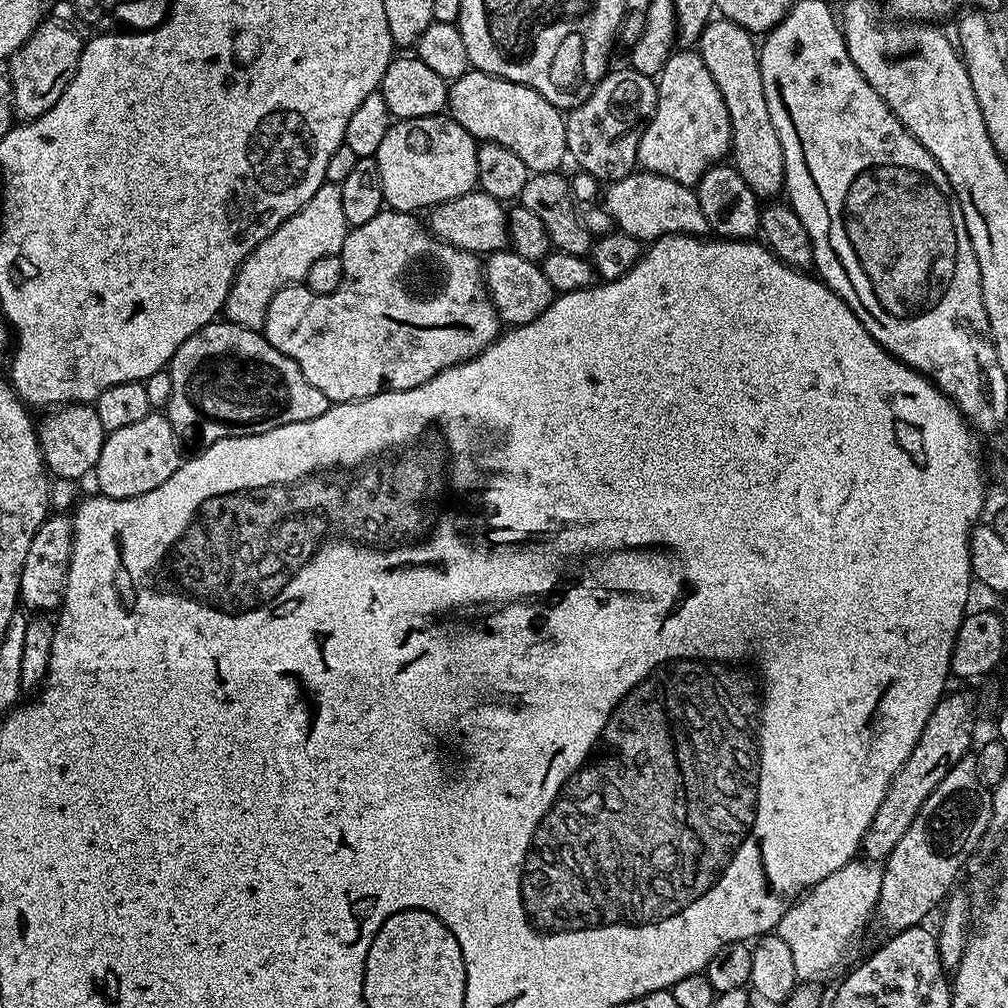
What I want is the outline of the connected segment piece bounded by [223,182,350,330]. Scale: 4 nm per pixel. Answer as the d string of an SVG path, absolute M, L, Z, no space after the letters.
M325 182L274 234L267 236L242 262L236 271L236 281L224 304L223 315L238 326L257 330L263 329L270 300L278 290L289 288L291 284L300 284L306 278L310 266L318 258L339 256L349 234L346 213L342 211L342 190L339 183Z

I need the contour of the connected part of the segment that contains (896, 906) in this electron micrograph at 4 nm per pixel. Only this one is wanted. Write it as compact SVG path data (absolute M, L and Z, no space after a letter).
M975 759L959 760L946 778L934 786L934 794L922 802L914 822L910 822L910 830L898 838L898 846L883 861L882 890L878 894L875 919L880 919L892 932L923 925L927 921L924 919L932 911L935 913L953 891L952 883L960 867L979 846L991 822L992 793L976 773Z

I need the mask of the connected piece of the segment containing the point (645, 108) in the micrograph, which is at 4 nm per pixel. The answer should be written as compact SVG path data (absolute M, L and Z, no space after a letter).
M624 66L602 77L596 89L585 98L584 105L567 113L564 125L568 156L576 159L575 167L579 171L598 178L602 176L601 172L608 172L617 164L631 162L639 136L644 132L644 121L656 108L656 86L657 81L653 77Z

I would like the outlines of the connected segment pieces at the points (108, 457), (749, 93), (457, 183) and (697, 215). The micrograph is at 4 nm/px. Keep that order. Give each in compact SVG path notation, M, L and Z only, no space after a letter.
M149 414L142 418L142 422L133 422L131 426L122 426L122 430L107 433L94 473L96 484L100 487L97 488L99 495L125 500L158 490L158 486L162 486L162 482L180 468L180 448L181 441L176 439L172 423L164 414Z
M713 18L704 27L698 41L698 51L710 78L722 90L726 114L730 114L732 147L730 164L761 201L768 202L784 192L784 159L778 130L770 122L770 106L766 106L766 90L762 90L762 74L758 44L753 33L723 18Z
M447 114L396 120L392 129L382 138L374 159L378 162L378 174L382 174L382 194L385 205L393 212L419 213L419 208L431 210L438 204L456 200L462 194L477 187L478 141L469 132L462 130L458 122Z
M640 170L637 173L637 176L624 176L621 180L614 181L608 189L605 187L602 192L603 208L608 212L613 225L619 231L641 242L651 242L663 236L698 236L704 238L709 235L710 229L703 216L702 206L699 205L699 198L689 185L679 184L674 182L674 178L666 178L653 172Z

